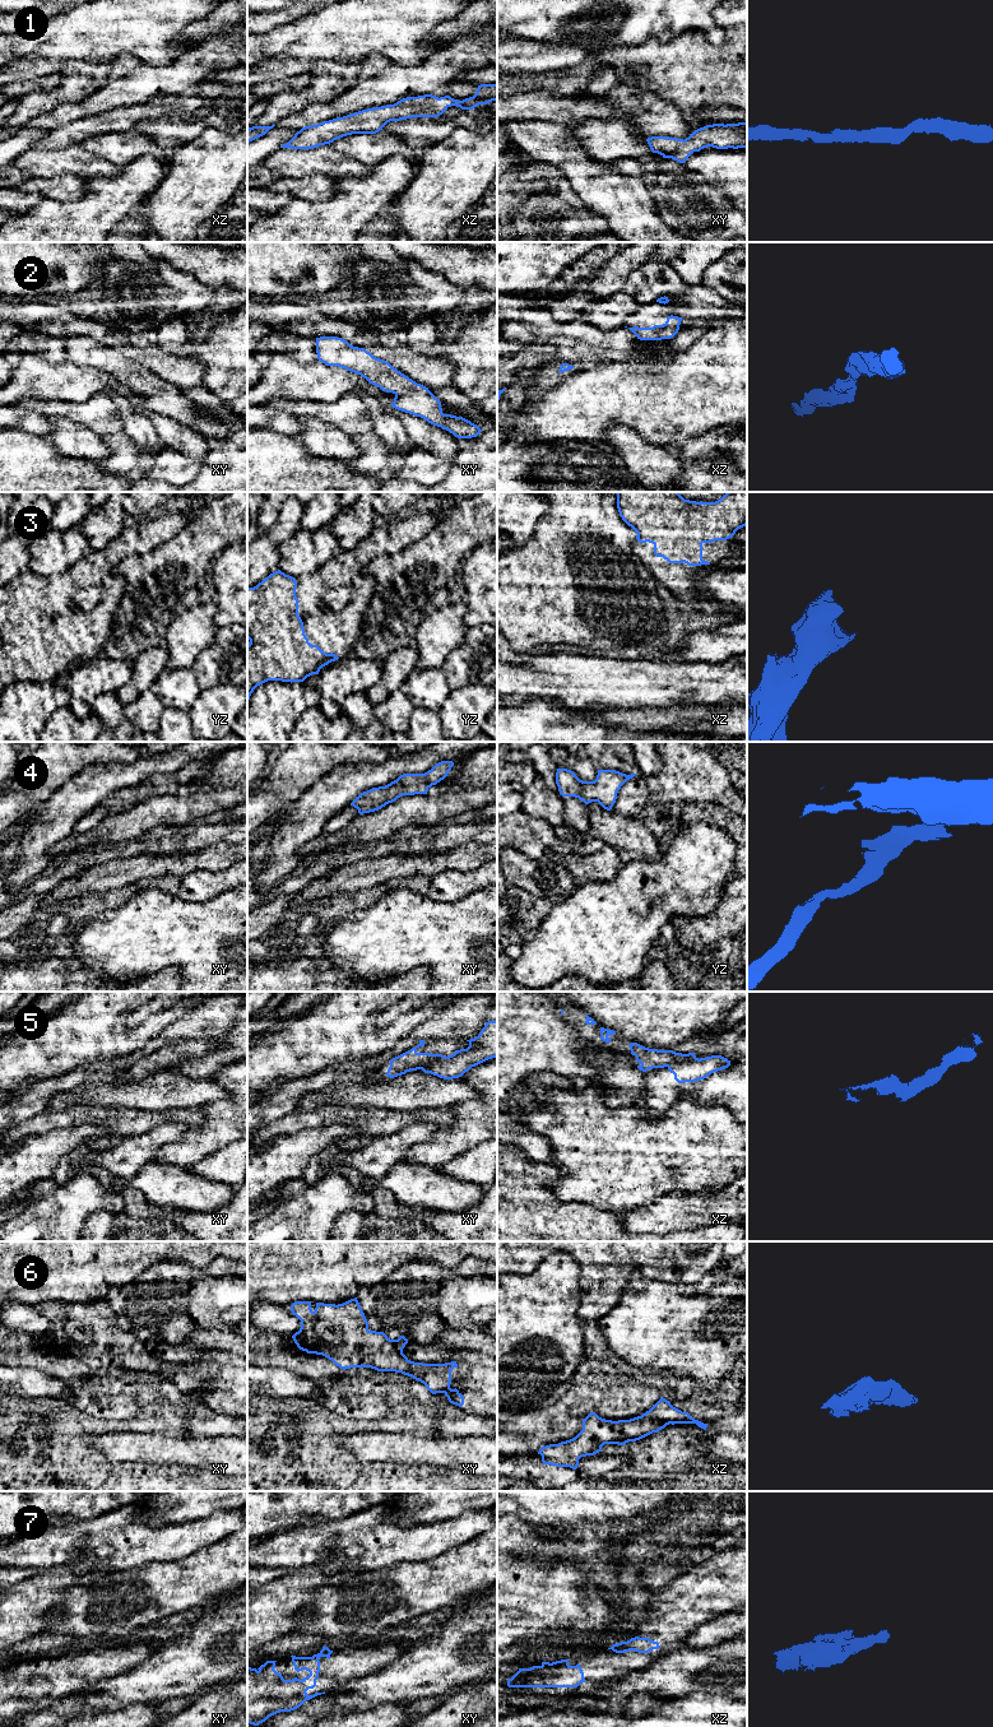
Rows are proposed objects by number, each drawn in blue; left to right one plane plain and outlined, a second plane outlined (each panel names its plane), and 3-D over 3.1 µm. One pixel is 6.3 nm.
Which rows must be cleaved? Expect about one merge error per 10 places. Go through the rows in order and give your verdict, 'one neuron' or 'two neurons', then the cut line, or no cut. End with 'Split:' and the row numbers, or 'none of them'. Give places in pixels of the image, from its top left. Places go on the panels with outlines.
1: one neuron | no cut
2: one neuron | no cut
3: one neuron | no cut
4: one neuron | no cut
5: two neurons | xz (696, 1058), (676, 1062), (668, 1067)
6: one neuron | no cut
7: one neuron | no cut
Split: 5

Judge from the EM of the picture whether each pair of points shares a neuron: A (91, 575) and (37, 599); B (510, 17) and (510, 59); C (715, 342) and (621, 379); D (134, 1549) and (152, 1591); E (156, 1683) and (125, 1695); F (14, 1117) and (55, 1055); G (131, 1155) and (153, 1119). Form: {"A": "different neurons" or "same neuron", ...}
{"A": "same neuron", "B": "different neurons", "C": "same neuron", "D": "different neurons", "E": "same neuron", "F": "different neurons", "G": "different neurons"}

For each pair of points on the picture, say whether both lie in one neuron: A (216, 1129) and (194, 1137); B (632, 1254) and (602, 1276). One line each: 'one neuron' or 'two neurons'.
A: one neuron
B: one neuron

